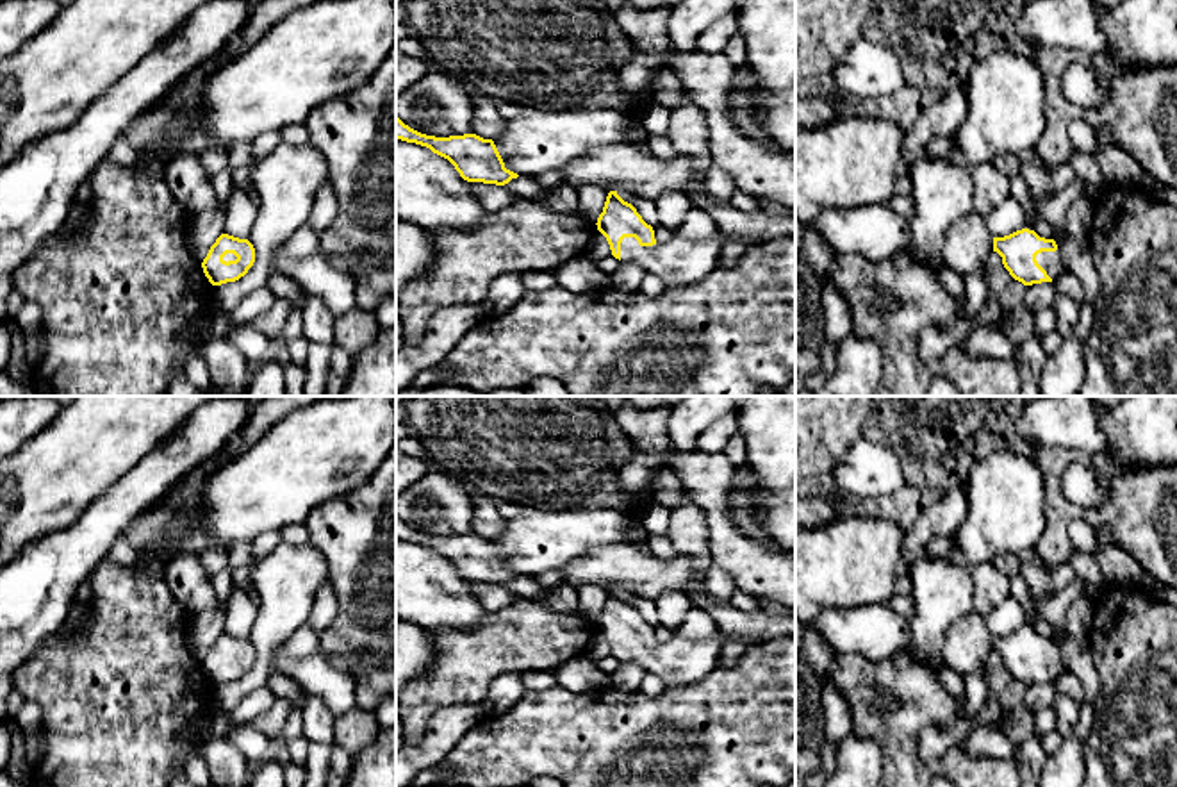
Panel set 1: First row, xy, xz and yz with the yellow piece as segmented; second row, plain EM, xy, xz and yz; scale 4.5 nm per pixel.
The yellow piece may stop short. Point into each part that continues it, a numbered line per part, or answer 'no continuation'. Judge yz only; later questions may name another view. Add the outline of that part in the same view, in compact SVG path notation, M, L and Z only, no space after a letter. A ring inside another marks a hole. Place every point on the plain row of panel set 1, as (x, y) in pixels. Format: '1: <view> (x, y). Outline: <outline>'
1: yz (1051, 661). Outline: M1041 651L1036 655L1038 664L1047 671L1047 675L1056 680L1063 675L1063 660L1059 651Z

